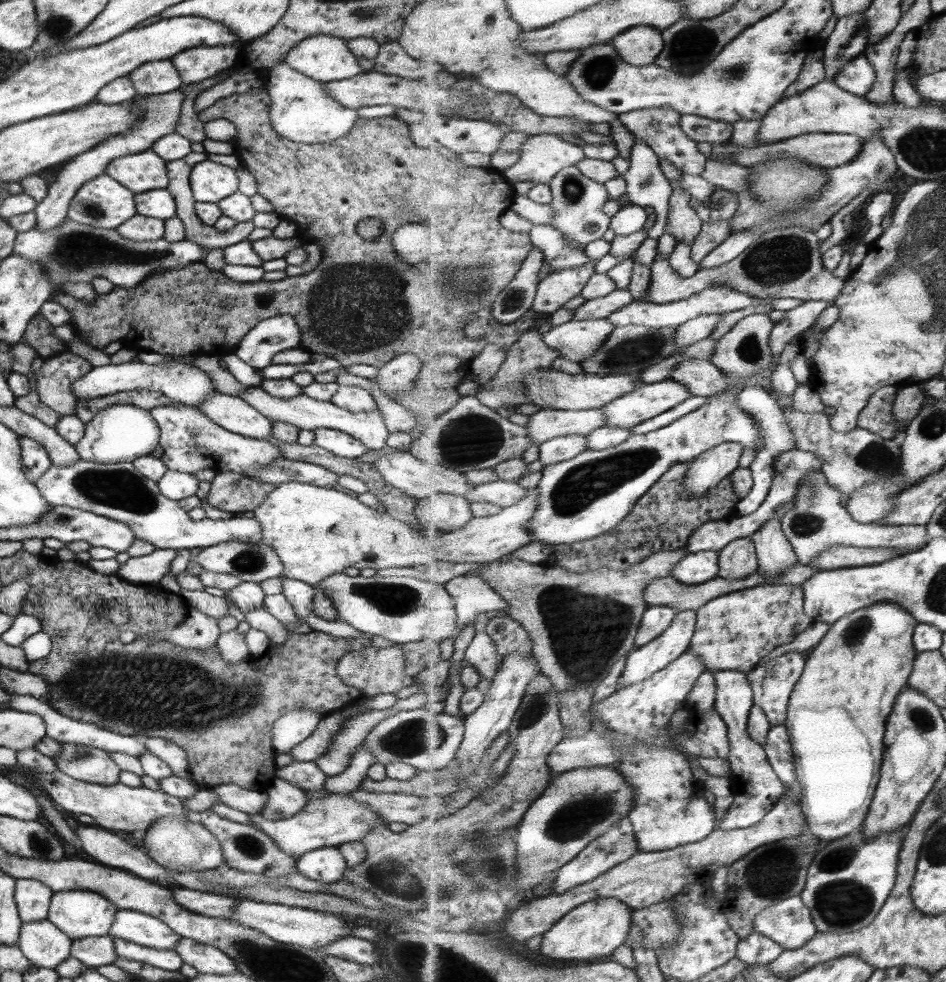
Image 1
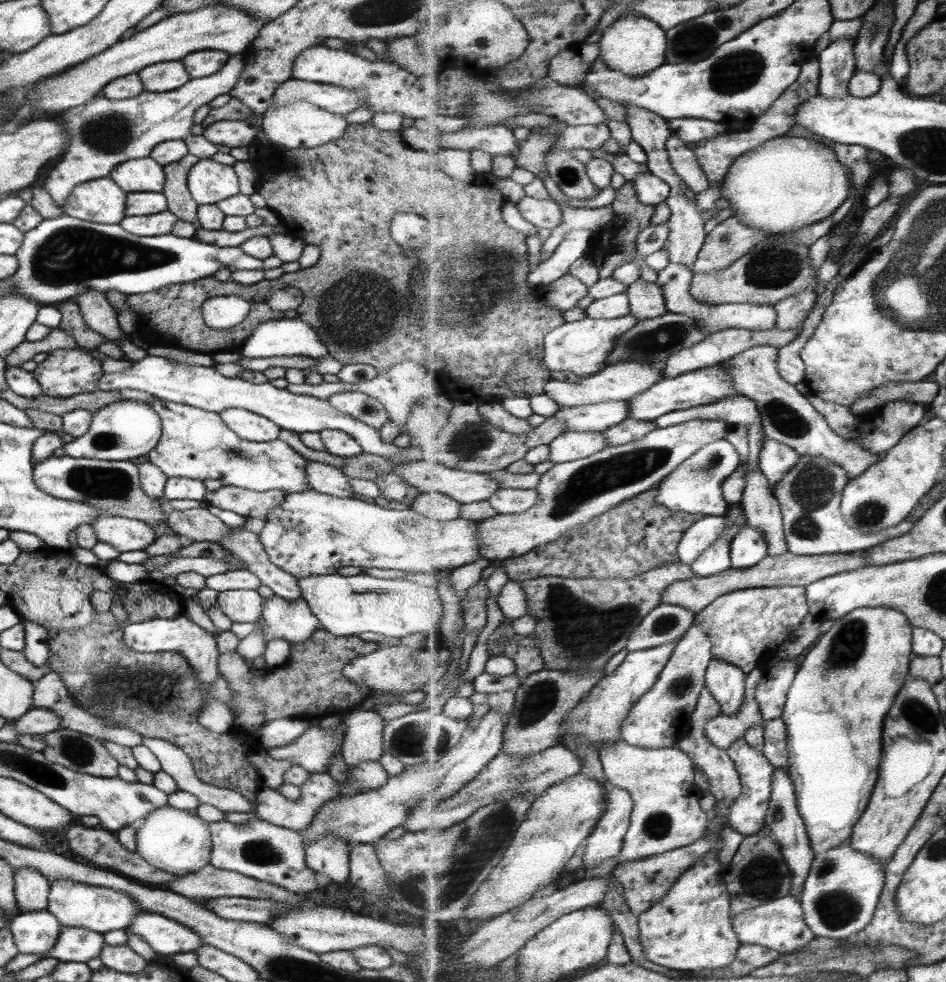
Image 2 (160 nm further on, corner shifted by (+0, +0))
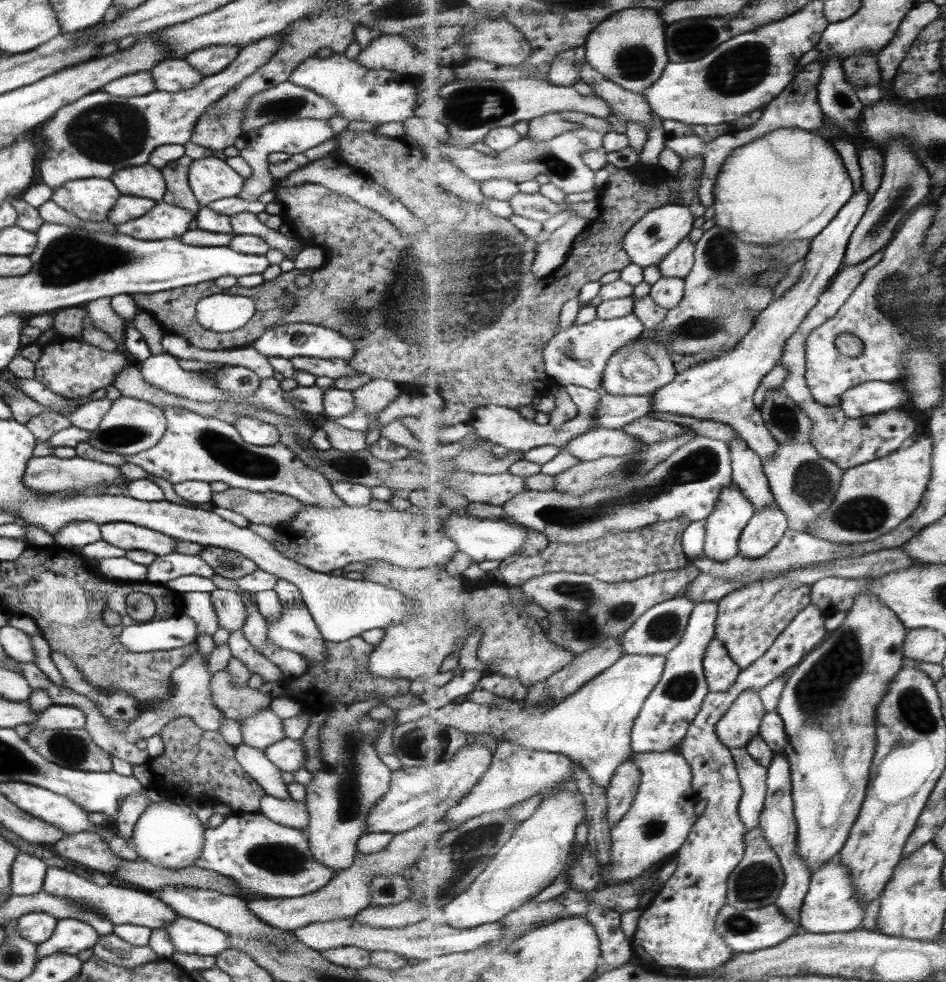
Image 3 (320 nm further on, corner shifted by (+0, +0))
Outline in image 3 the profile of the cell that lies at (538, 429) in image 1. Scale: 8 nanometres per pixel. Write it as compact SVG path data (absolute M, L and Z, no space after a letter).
M603 393L596 410L597 425L595 429L623 429L634 420L647 416L653 411L652 395L623 396Z

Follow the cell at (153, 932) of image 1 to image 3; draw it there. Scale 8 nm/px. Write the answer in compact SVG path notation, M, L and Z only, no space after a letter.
M177 916L163 930L174 949L183 954L217 956L231 947L226 933L189 918Z

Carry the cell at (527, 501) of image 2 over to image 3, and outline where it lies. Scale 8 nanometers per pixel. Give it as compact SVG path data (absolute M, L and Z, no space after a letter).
M697 435L650 473L624 480L616 487L598 488L582 497L528 488L503 508L505 516L527 530L537 530L546 534L549 540L560 540L563 544L582 544L599 540L608 532L639 530L660 520L685 517L691 522L705 520L719 504L724 488L734 483L733 471L729 443Z

